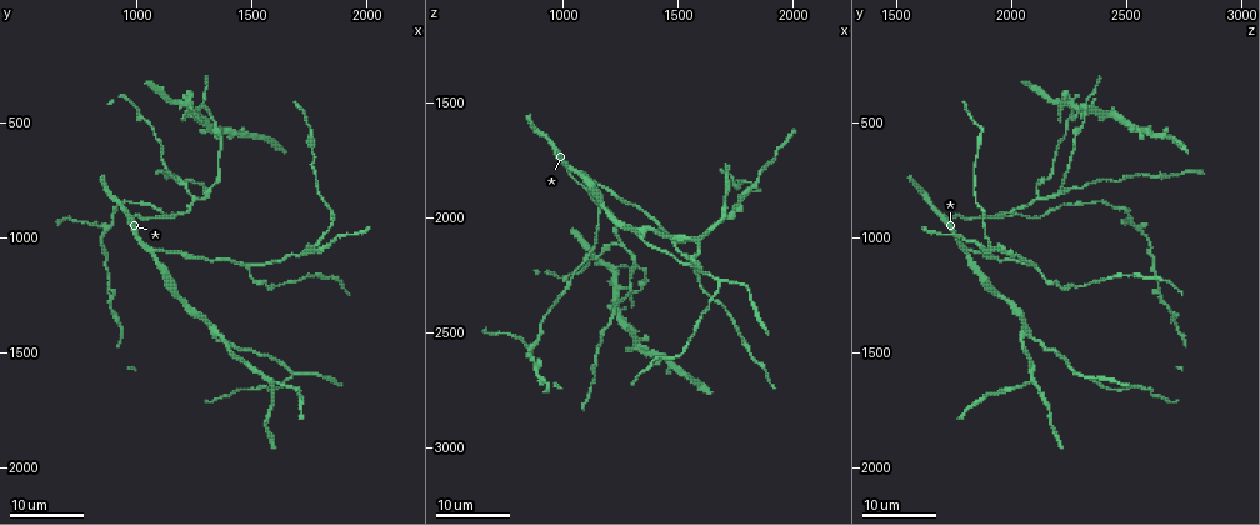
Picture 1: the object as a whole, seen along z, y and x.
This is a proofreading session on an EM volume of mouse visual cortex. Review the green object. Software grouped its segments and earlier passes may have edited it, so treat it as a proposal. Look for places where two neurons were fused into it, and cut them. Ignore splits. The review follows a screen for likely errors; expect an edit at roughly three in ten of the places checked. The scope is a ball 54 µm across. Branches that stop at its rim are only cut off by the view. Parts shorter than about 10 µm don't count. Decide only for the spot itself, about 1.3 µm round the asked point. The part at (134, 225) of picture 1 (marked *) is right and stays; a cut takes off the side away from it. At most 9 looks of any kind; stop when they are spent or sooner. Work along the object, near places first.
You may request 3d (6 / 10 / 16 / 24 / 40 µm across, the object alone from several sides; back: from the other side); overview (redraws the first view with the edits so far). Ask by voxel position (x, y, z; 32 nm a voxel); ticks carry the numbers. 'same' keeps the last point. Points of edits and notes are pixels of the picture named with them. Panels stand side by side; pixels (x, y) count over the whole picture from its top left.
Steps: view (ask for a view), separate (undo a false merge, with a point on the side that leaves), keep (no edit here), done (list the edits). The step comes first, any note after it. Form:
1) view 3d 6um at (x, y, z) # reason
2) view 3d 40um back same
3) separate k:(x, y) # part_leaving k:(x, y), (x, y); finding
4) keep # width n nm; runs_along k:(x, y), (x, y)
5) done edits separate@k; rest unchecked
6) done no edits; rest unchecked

view 3d 16um at (1490, 1130, 2100) # three-way junction

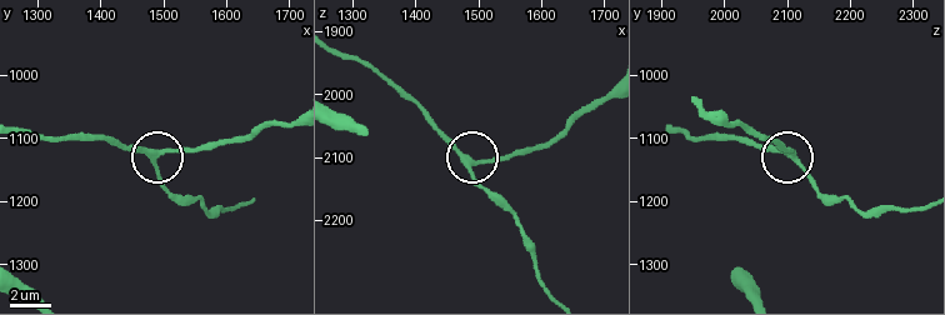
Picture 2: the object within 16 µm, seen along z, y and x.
view 3d 10um at (1490, 1120, 2110) # zoom in

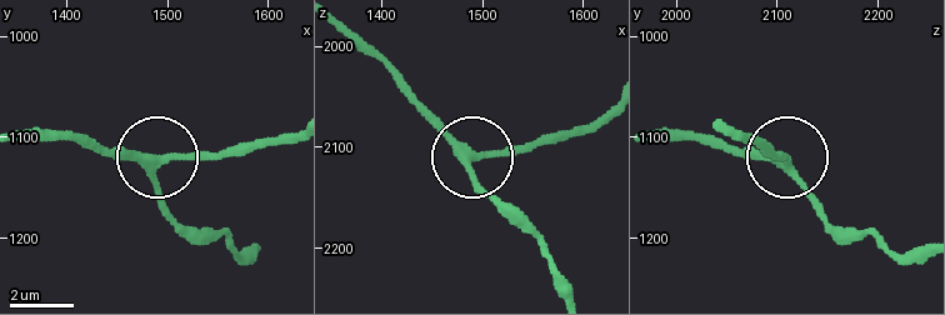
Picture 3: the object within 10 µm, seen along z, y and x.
keep # arms 3; runs_along 3:(20, 136), (84, 136), (154, 155), (163, 215); one neuron here

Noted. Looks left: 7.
view 3d 24um at (1780, 1060, 1930) # branch point

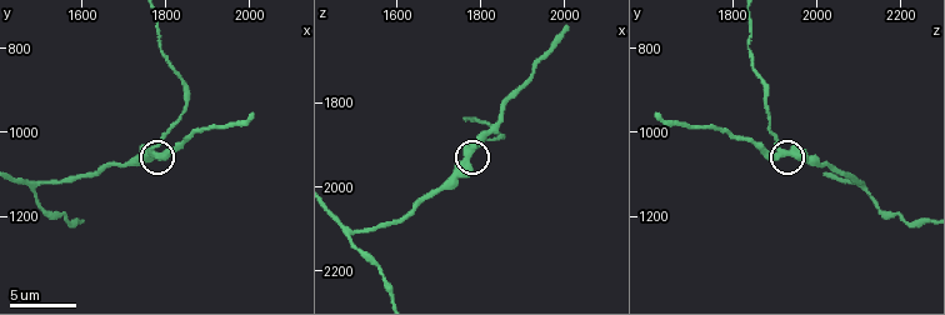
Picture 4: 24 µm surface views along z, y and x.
view 3d 10um at (1770, 1050, 1930)

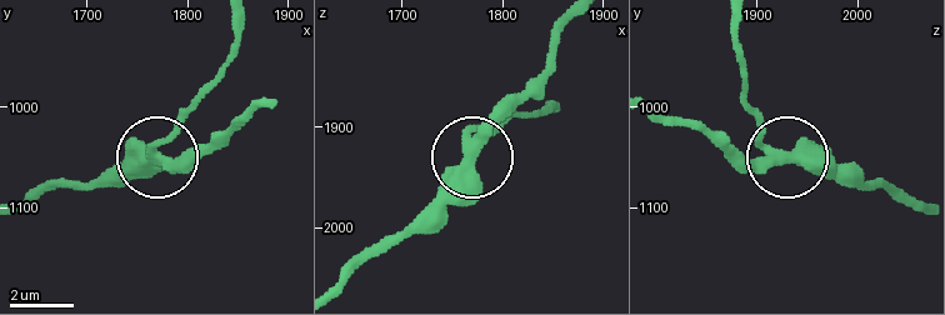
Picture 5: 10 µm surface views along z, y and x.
keep # side_arm 13 um; runs_along 5:(20, 210), (60, 183), (100, 183), (154, 159), (211, 151); all the same neuron

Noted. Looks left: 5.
view 3d 24um at (1160, 900, 1950) # side arm on a straight run

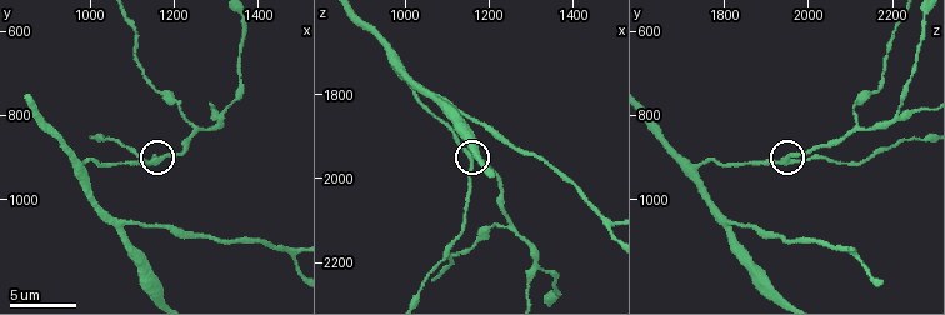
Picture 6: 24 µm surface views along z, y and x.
view 3d 10um at (1165, 905, 1950)

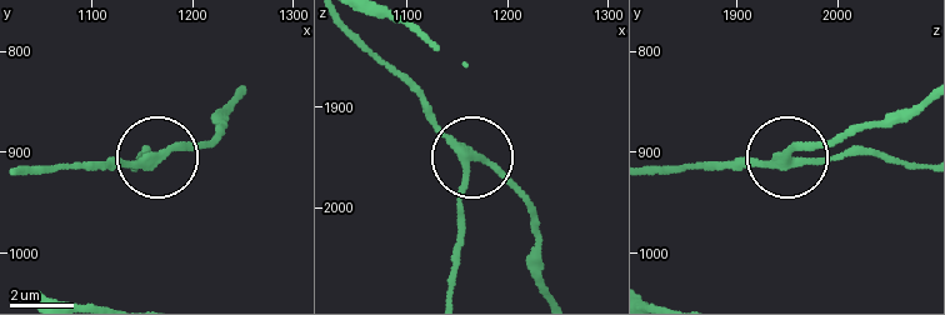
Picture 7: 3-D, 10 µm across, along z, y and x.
keep # runs_along 7:(340, 20), (466, 158), (461, 251); continuous, no second neuron

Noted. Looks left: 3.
view 3d 6um at (1250, 820, 2120) # three-way junction

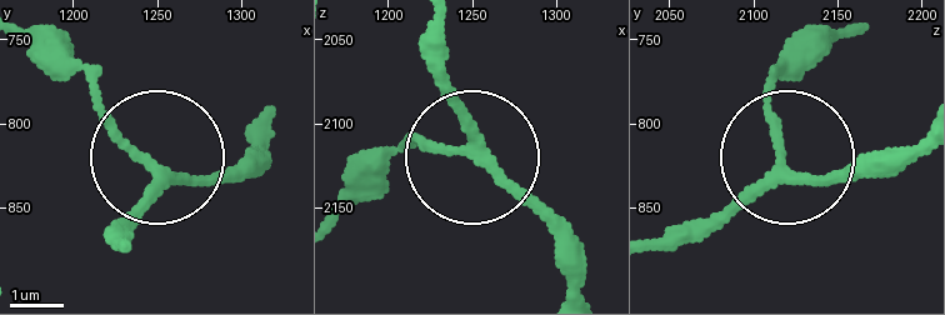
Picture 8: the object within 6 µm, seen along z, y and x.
keep # arms 3; runs_along 8:(116, 251), (153, 161), (54, 54); one neuron here

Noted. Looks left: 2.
done no edits; rest unchecked

